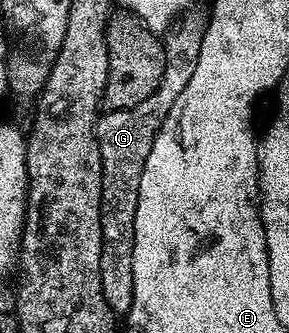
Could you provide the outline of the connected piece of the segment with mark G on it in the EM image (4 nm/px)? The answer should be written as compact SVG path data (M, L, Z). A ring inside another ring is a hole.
M185 16L164 35L165 71L163 80L143 104L135 104L130 110L109 110L97 120L97 139L103 164L103 196L101 197L101 283L107 304L118 316L128 315L133 303L133 233L135 232L135 208L139 200L139 176L143 176L143 164L155 144L155 136L171 112L171 104L187 88L191 72L199 60L201 38L205 35L206 23Z

